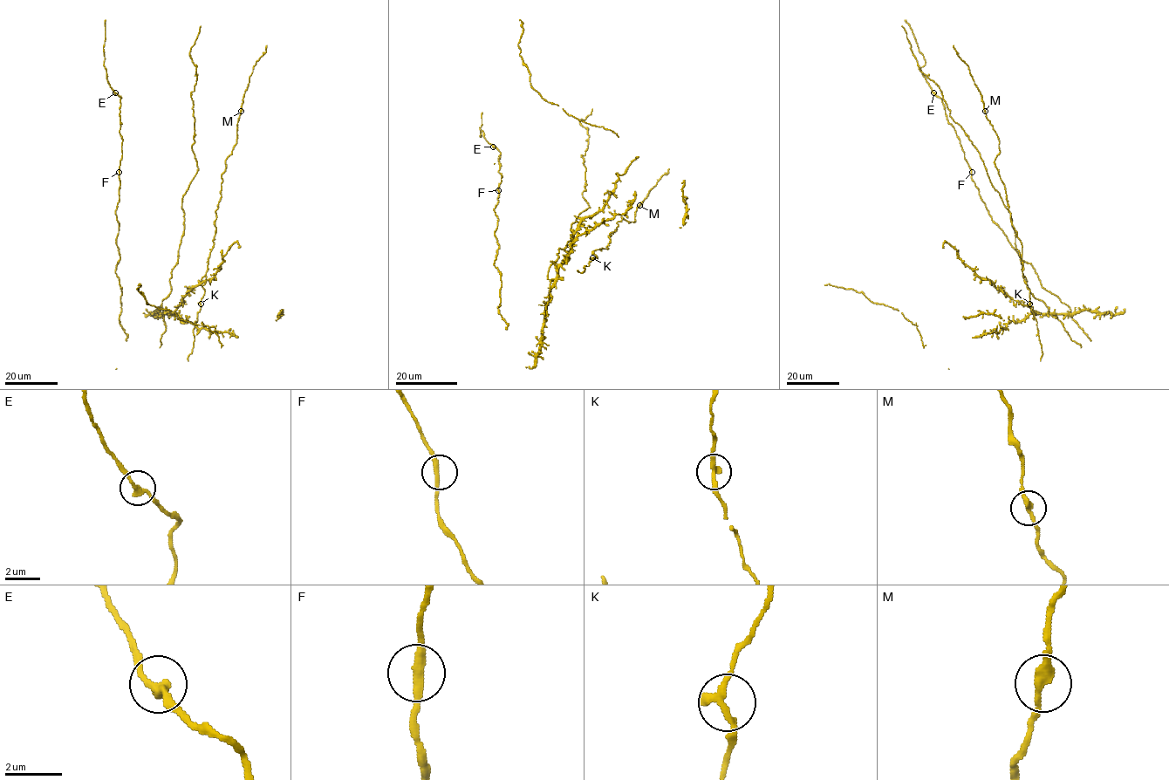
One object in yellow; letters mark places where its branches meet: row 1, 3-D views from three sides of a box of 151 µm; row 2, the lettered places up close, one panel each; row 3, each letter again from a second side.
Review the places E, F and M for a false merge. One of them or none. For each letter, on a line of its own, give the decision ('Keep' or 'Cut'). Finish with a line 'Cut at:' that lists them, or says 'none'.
E: Keep
F: Keep
M: Keep
Cut at: none

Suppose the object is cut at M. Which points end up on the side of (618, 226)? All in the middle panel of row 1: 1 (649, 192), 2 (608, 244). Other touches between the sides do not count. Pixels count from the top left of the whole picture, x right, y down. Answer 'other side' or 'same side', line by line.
1: same side
2: same side

